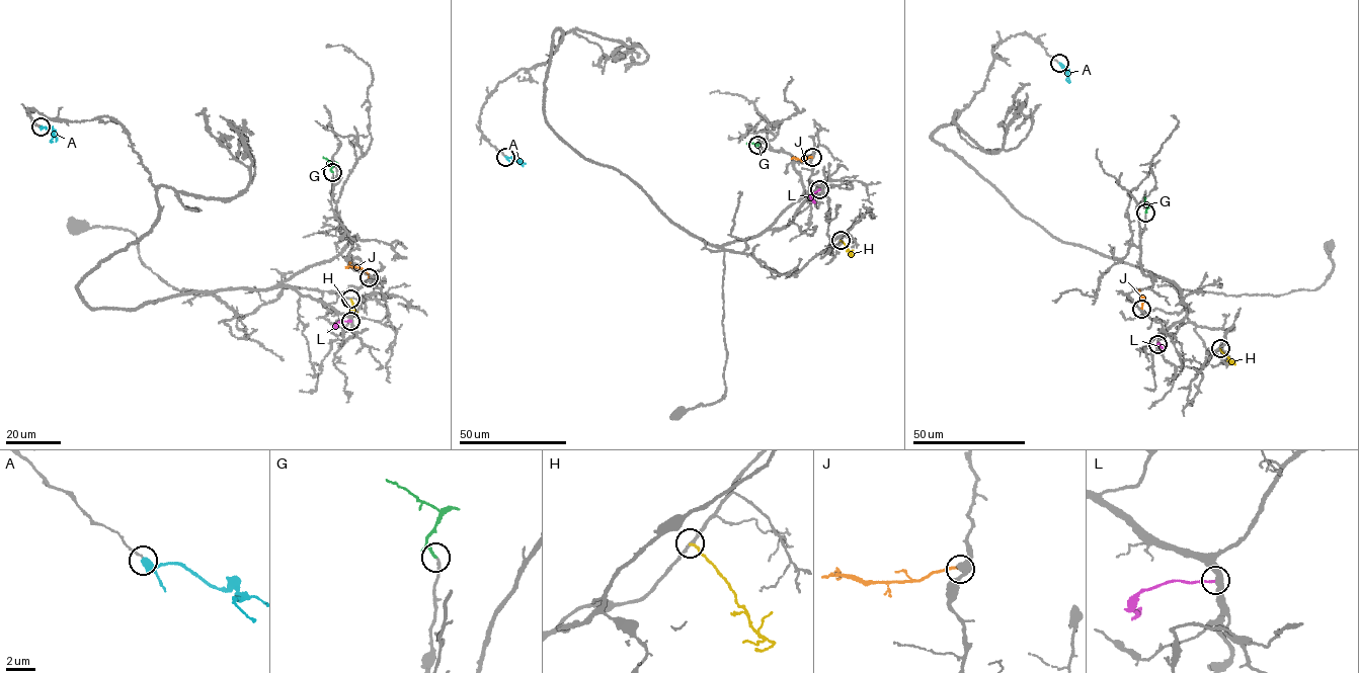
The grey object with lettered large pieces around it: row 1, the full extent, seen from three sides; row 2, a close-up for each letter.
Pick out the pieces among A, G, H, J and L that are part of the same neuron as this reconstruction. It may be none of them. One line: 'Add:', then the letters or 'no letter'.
Add: G, J

